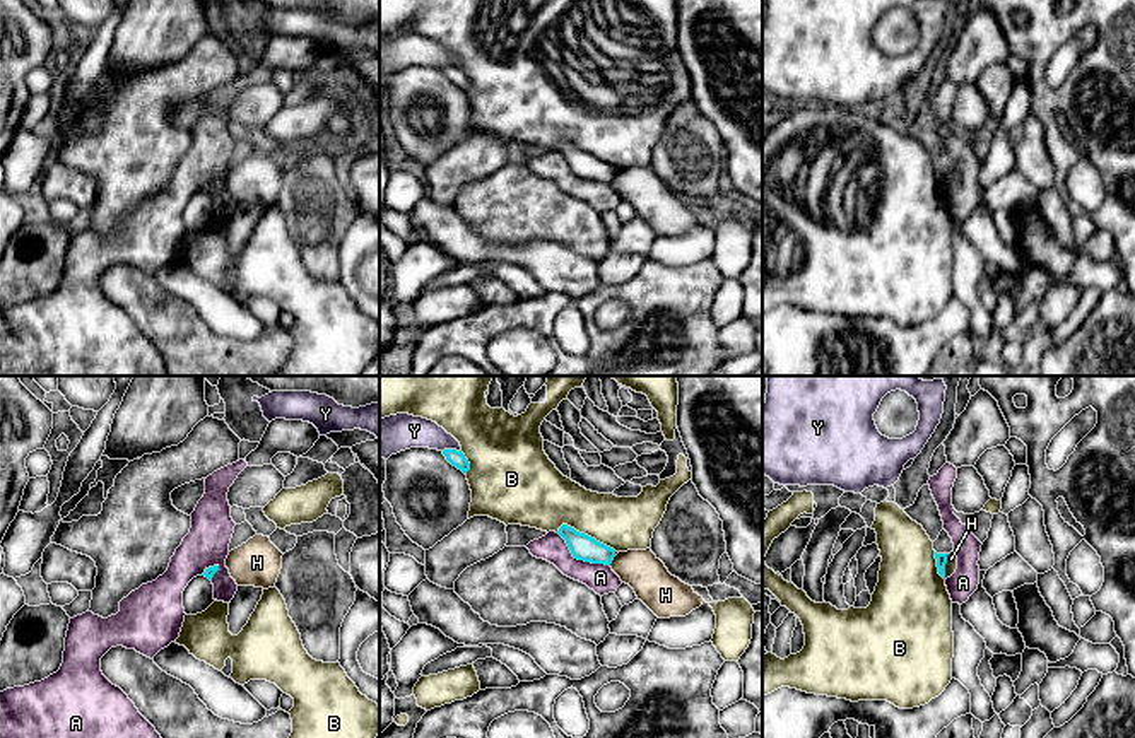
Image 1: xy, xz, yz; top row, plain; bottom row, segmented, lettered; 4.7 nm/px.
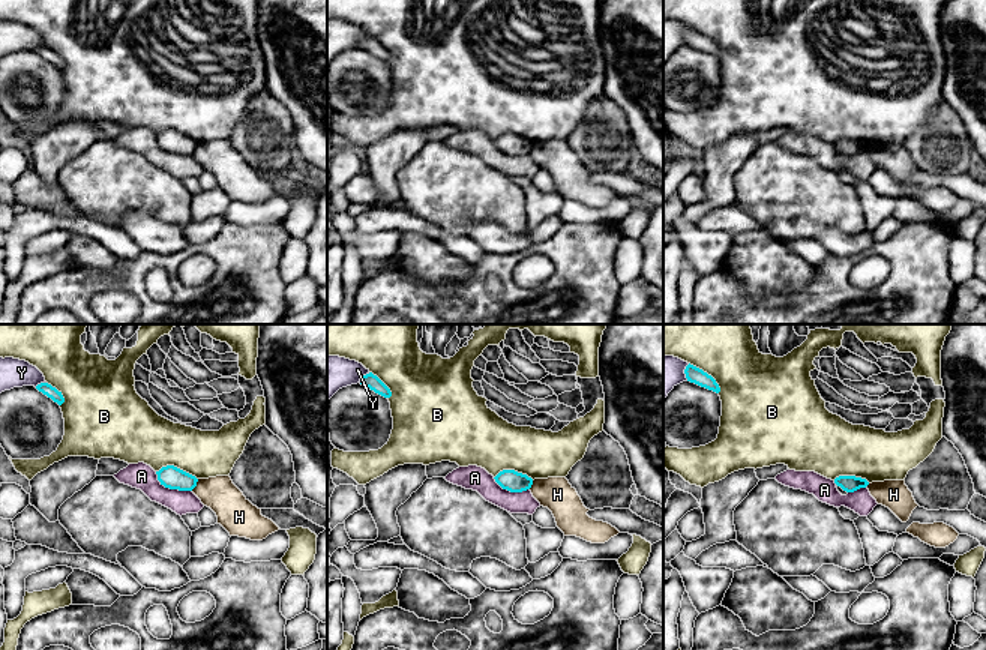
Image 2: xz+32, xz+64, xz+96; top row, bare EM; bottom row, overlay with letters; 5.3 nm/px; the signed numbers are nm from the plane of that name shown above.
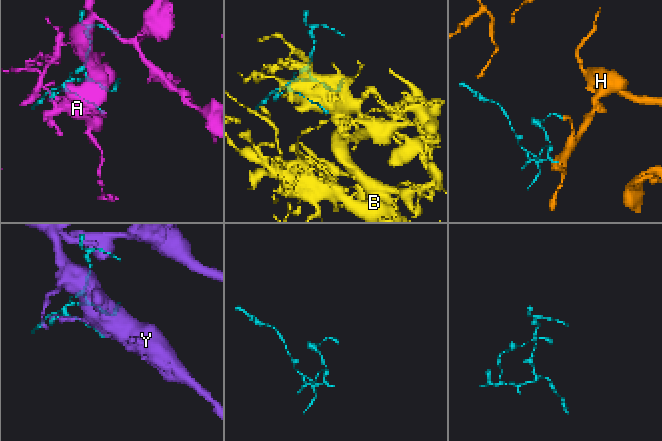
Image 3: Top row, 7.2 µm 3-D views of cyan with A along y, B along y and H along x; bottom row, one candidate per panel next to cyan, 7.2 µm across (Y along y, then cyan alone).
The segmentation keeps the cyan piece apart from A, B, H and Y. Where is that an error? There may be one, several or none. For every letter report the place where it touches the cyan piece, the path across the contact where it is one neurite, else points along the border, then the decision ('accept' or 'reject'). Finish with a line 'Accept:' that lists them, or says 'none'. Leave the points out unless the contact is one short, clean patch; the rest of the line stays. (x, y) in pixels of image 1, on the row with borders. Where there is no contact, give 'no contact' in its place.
A: contact xz (580, 559); reject
B: contact xz (587, 535); reject
H: contact yz (944, 566); border yz (949, 554), (944, 564), (944, 578); reject
Y: contact xz (452, 450); reject
Accept: none

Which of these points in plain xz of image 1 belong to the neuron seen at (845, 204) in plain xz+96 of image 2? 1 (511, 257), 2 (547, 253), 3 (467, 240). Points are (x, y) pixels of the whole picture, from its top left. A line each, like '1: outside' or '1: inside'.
1: outside
2: outside
3: outside

